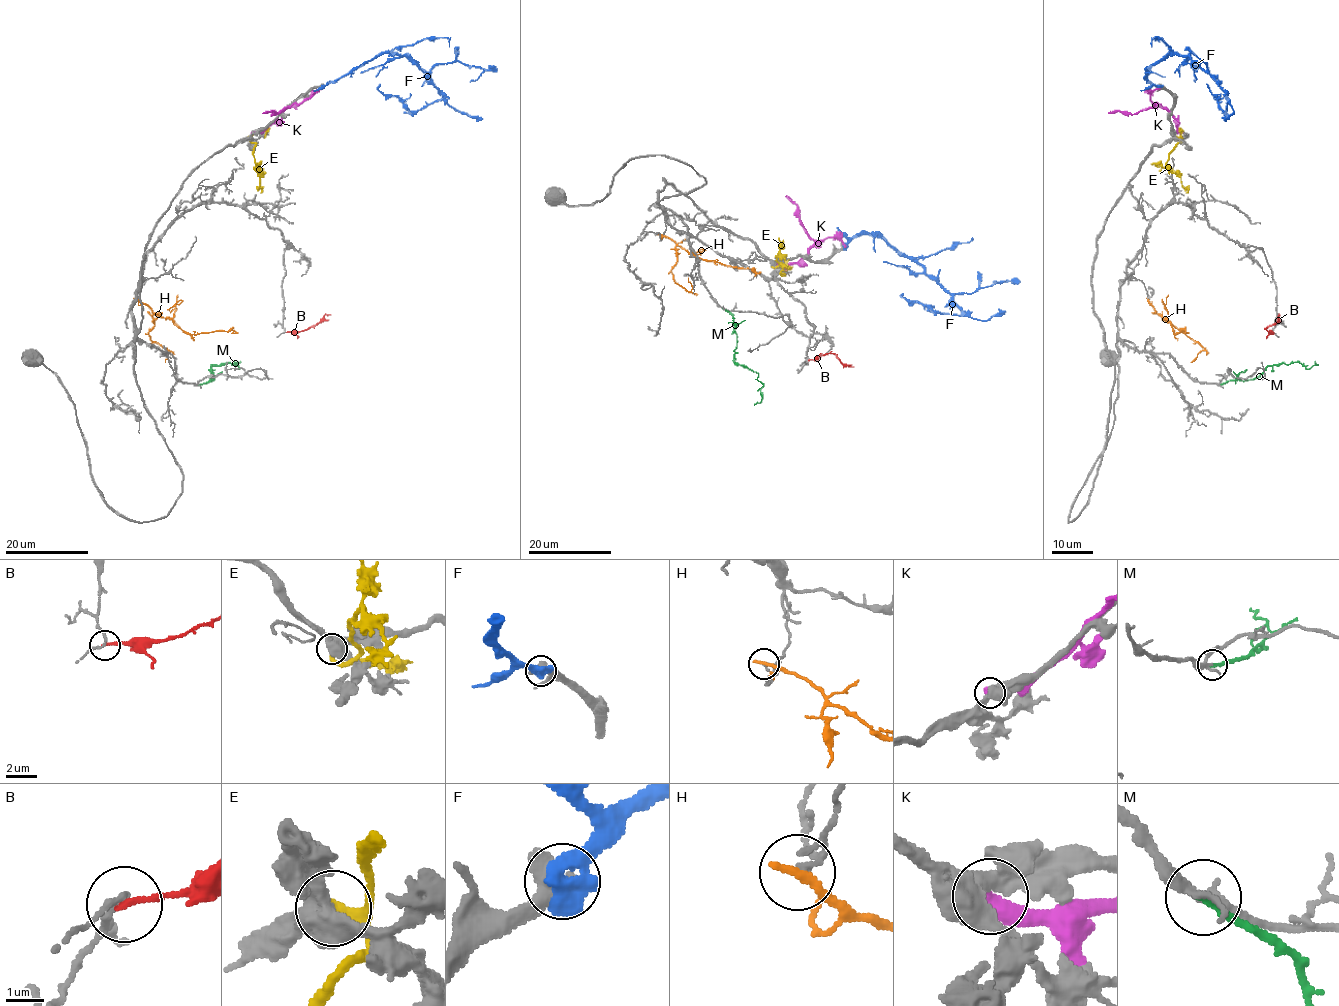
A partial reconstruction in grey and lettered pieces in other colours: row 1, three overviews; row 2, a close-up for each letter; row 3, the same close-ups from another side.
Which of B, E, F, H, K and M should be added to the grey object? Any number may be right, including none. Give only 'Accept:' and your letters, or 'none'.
Accept: M

